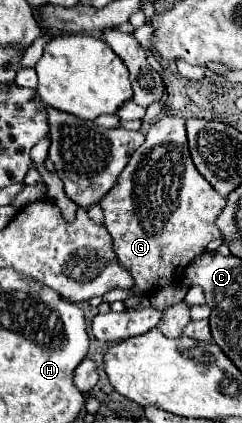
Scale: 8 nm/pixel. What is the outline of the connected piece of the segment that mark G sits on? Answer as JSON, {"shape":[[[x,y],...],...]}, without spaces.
{"shape":[[[161,117],[145,135],[145,143],[131,155],[131,161],[123,169],[117,185],[101,199],[101,209],[105,213],[105,229],[113,237],[113,251],[119,263],[131,271],[135,279],[133,289],[161,289],[175,285],[181,279],[183,269],[207,249],[207,243],[221,239],[221,231],[215,227],[215,219],[225,207],[225,199],[201,177],[195,169],[189,149],[183,117]]]}

